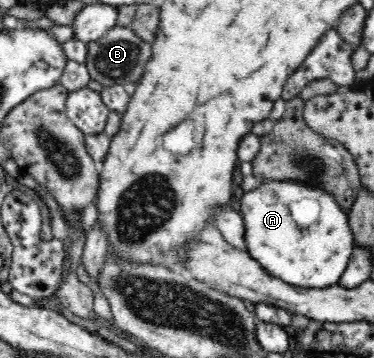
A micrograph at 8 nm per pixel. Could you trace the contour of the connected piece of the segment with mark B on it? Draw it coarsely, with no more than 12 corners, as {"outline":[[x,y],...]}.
{"outline":[[118,25],[88,42],[85,65],[104,87],[142,78],[151,43]]}

